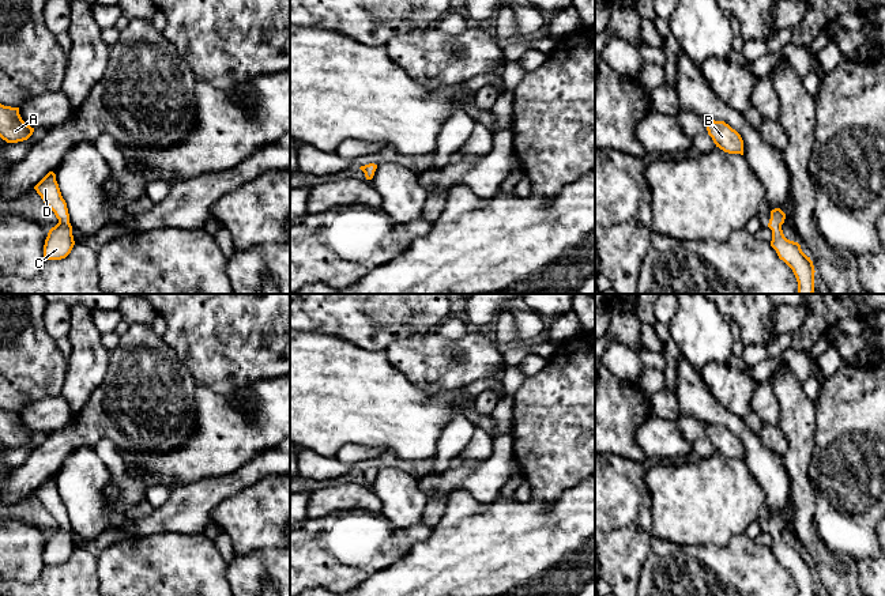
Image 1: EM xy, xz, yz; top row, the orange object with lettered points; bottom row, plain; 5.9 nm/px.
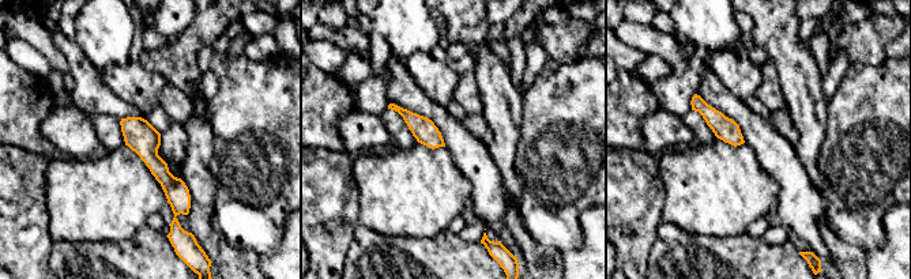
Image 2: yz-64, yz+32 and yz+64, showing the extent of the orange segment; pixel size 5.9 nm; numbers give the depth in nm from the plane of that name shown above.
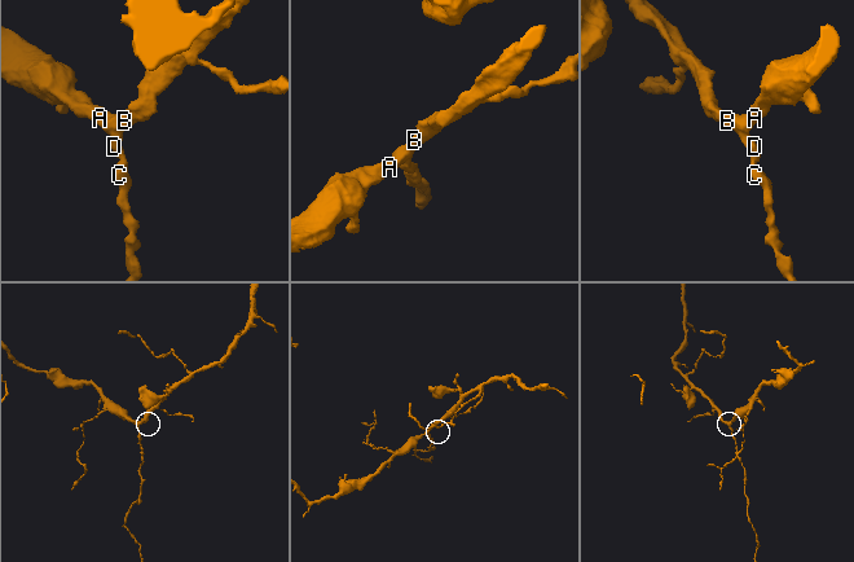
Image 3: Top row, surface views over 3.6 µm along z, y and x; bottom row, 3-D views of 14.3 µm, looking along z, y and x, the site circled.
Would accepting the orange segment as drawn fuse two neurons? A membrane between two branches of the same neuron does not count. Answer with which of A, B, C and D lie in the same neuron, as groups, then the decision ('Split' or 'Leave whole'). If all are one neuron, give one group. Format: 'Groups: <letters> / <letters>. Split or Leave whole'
Groups: A B C D. Leave whole

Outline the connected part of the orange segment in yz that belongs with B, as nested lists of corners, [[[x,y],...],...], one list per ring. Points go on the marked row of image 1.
[[[704,118],[708,135],[716,147],[728,154],[743,155],[743,140],[741,135],[724,121]]]

